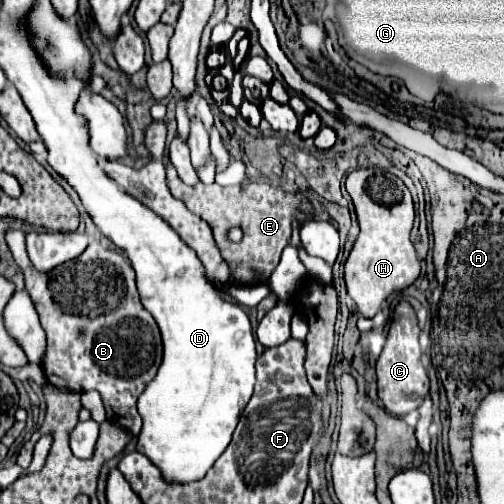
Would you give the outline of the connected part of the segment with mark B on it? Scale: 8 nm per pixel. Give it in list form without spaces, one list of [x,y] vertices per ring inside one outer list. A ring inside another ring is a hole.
[[[7,231],[7,245],[13,251],[13,257],[25,275],[25,285],[31,293],[31,299],[41,317],[41,325],[47,333],[47,353],[43,361],[43,371],[49,383],[57,387],[69,387],[71,391],[99,391],[107,409],[107,419],[119,423],[121,427],[137,435],[141,431],[137,397],[145,391],[147,383],[155,377],[159,369],[161,335],[155,319],[141,305],[135,285],[135,273],[129,261],[119,253],[99,245],[99,241],[93,241],[77,259],[67,261],[49,275],[43,275],[33,269],[33,263],[27,257],[23,231]]]

